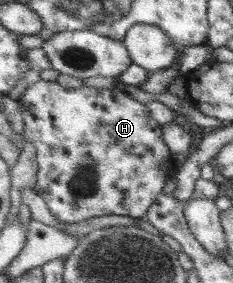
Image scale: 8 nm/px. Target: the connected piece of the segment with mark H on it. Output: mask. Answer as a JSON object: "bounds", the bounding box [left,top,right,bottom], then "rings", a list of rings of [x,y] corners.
{"bounds":[19,79,176,224],"rings":[[[39,79],[36,83],[28,86],[23,94],[19,97],[21,110],[23,113],[24,124],[24,140],[30,140],[37,150],[37,160],[39,162],[40,170],[38,170],[38,186],[37,190],[45,198],[46,206],[50,208],[52,214],[64,222],[64,224],[78,224],[78,222],[84,222],[84,220],[90,220],[90,218],[98,218],[98,216],[106,216],[109,214],[116,214],[120,216],[133,216],[137,219],[144,219],[146,211],[148,210],[150,203],[154,202],[164,189],[164,176],[173,174],[176,169],[174,162],[171,160],[171,154],[169,148],[166,147],[164,138],[160,138],[160,126],[150,118],[148,110],[146,110],[146,104],[130,98],[126,92],[114,87],[111,90],[108,89],[96,89],[92,87],[81,86],[80,88],[64,88],[62,84],[53,81]]]}

